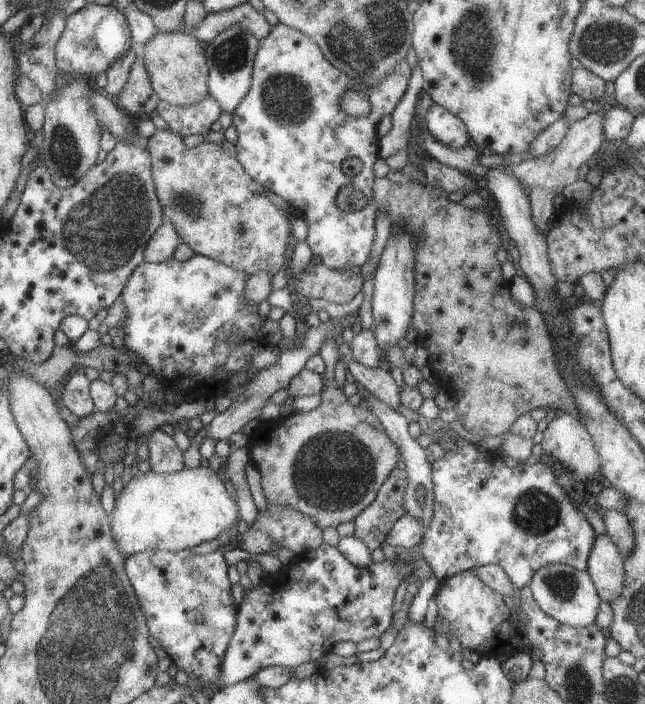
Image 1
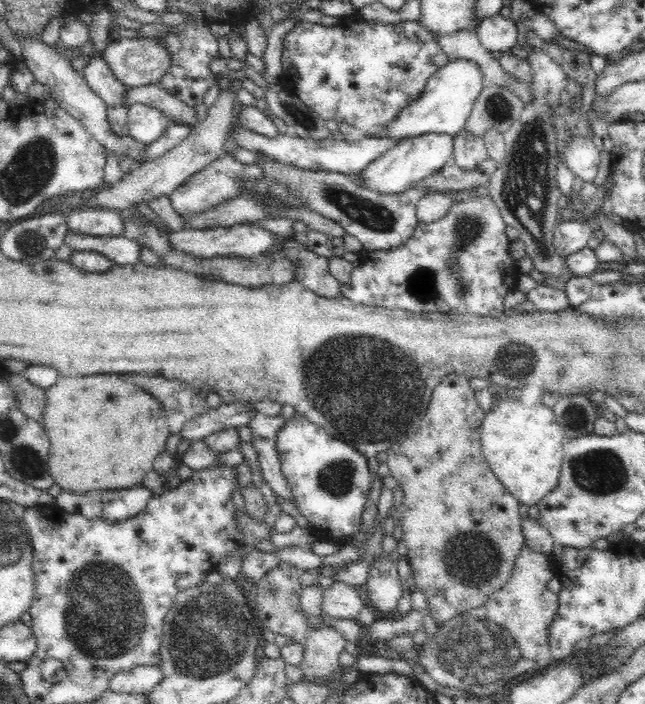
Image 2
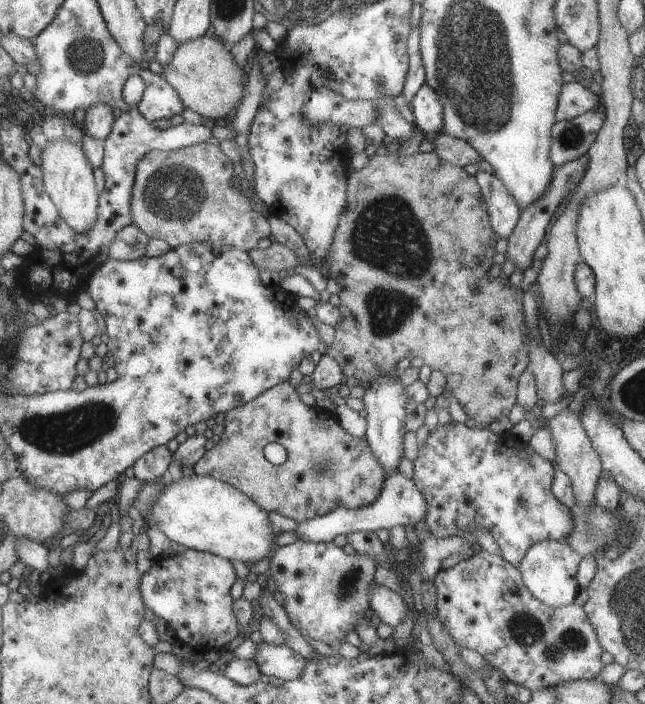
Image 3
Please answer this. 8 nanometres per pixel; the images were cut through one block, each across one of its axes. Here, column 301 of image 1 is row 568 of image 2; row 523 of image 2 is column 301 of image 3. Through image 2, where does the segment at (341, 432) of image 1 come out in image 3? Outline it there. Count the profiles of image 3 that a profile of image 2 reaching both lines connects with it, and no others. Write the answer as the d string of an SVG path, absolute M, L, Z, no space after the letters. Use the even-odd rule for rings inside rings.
M285 381L277 386L268 388L265 392L259 394L259 396L253 398L253 400L224 413L221 421L223 421L225 427L223 428L223 432L221 432L220 439L216 444L209 445L203 453L203 456L201 456L201 458L192 466L194 474L211 476L214 479L227 483L229 486L236 488L241 494L247 496L247 498L251 498L261 510L264 510L265 512L276 512L281 516L287 516L287 518L294 520L296 523L313 518L314 516L329 514L329 512L333 512L335 508L356 509L371 504L381 492L385 474L383 474L383 468L379 466L379 462L373 458L373 454L371 454L371 450L369 450L369 446L367 446L364 437L351 436L348 432L345 432L344 428L341 428L335 413L317 405L313 407L306 406L299 399L299 395L300 394L297 394L288 381ZM271 442L281 444L286 450L286 459L280 465L269 463L263 456L264 446Z

